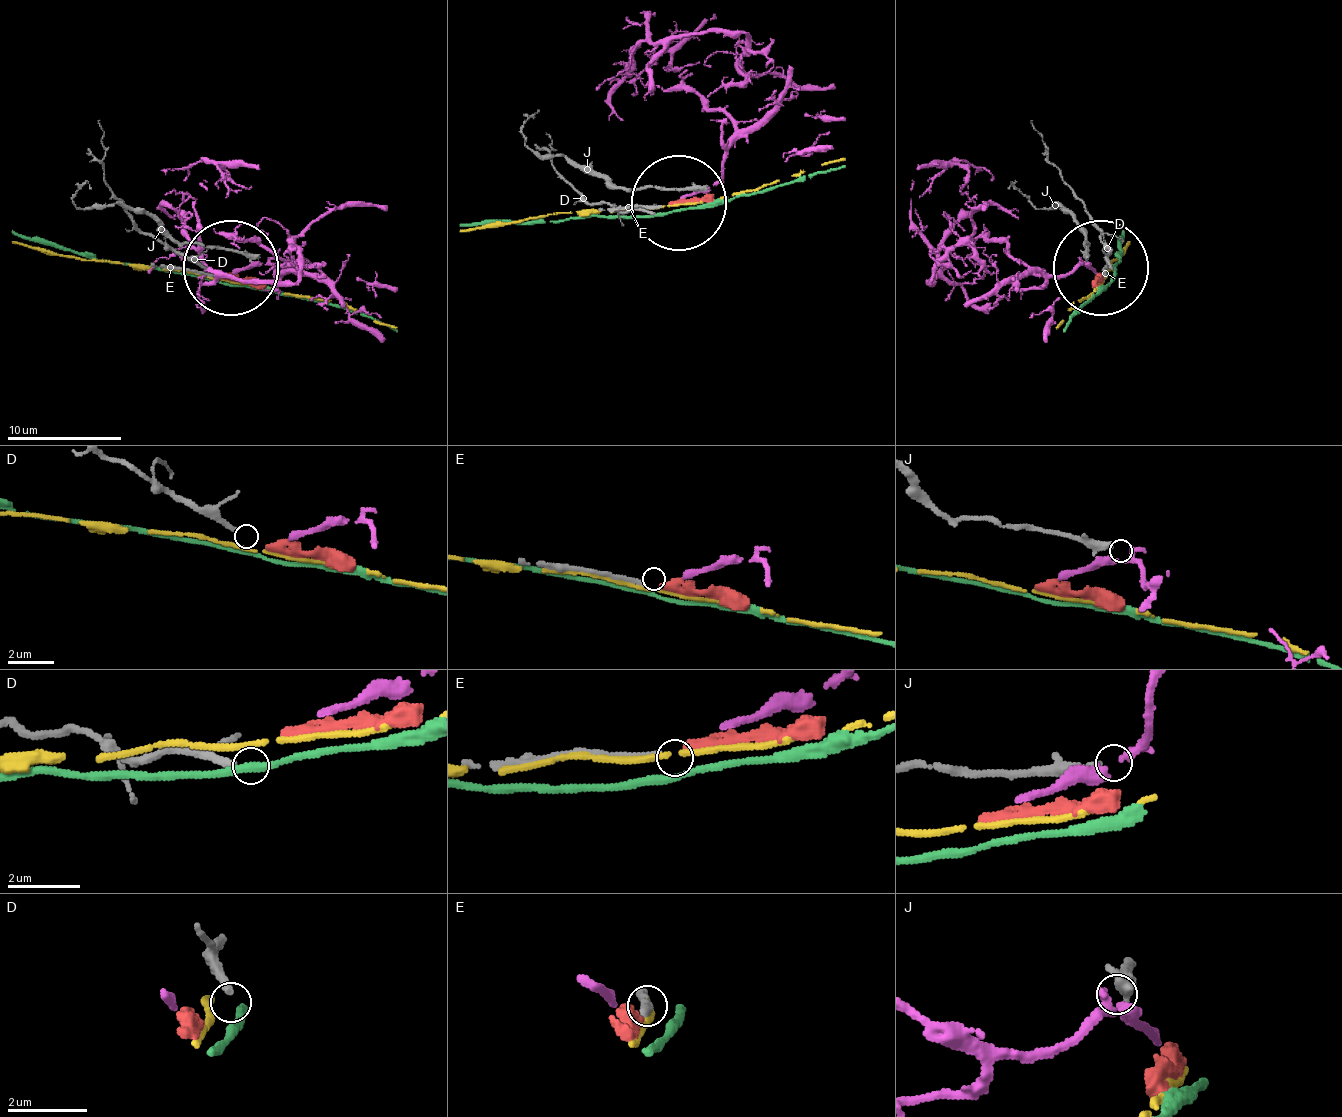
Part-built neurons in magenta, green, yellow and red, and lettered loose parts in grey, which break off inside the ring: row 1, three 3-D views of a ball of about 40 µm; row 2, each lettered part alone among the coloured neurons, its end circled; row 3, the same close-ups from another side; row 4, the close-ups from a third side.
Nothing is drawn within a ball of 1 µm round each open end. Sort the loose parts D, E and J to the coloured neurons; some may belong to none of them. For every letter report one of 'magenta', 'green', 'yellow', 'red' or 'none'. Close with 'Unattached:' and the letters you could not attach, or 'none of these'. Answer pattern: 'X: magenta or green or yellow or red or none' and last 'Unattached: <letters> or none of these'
D: none
E: red
J: none
Unattached: D, J

